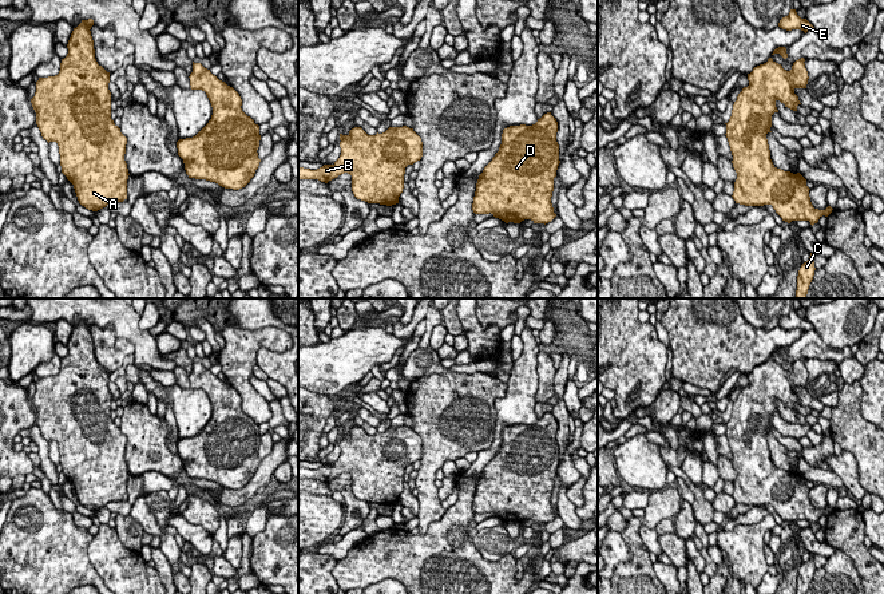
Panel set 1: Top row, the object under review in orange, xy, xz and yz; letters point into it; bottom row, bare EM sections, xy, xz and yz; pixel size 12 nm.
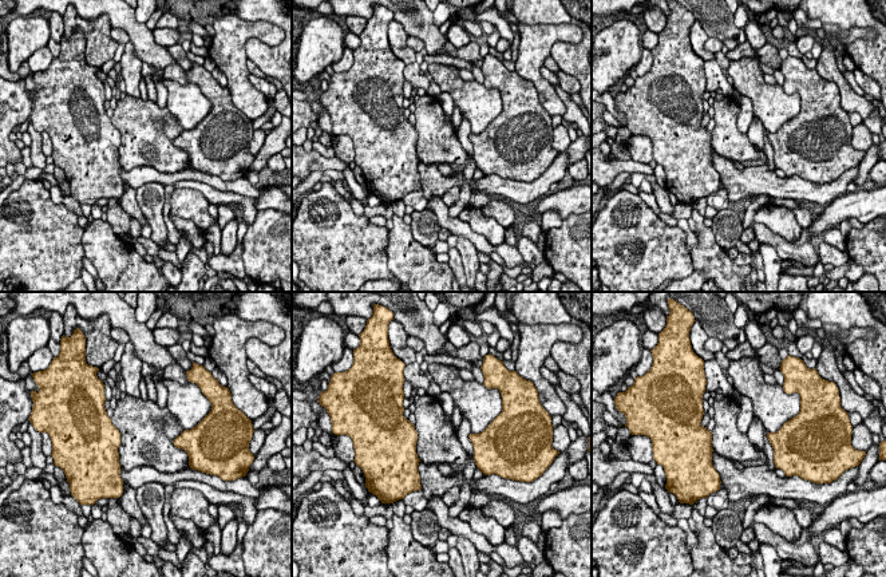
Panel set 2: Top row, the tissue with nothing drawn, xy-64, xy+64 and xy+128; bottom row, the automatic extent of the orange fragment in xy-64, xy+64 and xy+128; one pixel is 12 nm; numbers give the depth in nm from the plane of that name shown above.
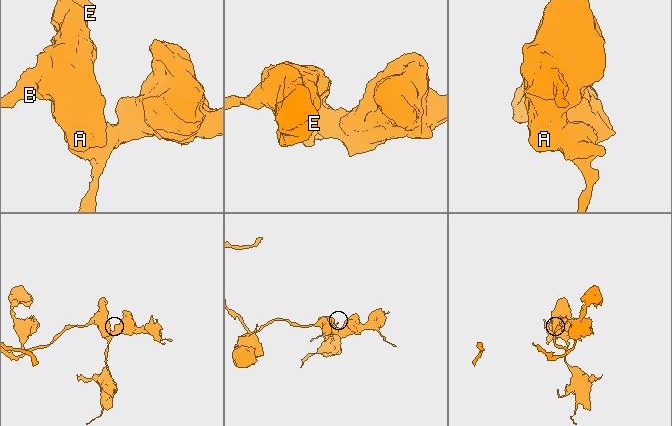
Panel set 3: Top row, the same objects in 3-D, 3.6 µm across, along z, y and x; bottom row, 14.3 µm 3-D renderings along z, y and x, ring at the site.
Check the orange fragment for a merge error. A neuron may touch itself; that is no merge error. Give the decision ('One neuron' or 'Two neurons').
One neuron

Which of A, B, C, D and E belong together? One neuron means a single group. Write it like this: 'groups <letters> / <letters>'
groups A B C D E

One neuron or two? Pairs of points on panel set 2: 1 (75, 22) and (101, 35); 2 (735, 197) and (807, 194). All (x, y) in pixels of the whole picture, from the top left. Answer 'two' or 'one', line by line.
1: one
2: one

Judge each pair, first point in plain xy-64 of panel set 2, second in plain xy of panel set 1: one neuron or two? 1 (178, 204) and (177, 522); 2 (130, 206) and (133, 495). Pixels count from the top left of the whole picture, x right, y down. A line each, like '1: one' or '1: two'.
1: two
2: two

